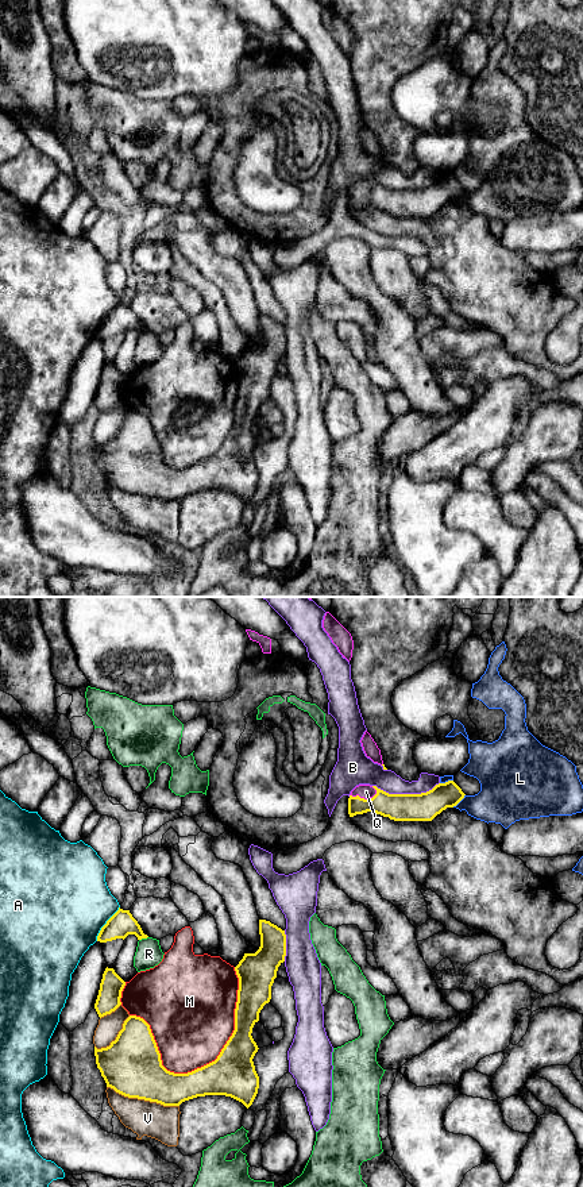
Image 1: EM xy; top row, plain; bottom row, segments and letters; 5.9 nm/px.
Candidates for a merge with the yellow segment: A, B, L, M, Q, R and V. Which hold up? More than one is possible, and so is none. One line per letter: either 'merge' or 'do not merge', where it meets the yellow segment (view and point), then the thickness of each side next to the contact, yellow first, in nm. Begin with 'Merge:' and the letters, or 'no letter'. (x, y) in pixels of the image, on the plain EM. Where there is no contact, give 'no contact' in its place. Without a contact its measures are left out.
Merge: Q
A: do not merge; meets yellow in xy at (105, 319); 150 nm thick on the yellow side, 480 nm on the other
B: do not merge; meets yellow in xy at (405, 189); 170 nm thick on the yellow side, 140 nm on the other
L: do not merge; meets yellow in xy at (459, 196); 170 nm thick on the yellow side, 280 nm on the other
M: do not merge; meets yellow in xy at (230, 432); 280 nm thick on the yellow side, 500 nm on the other
Q: merge; meets yellow in xy at (363, 193); 160 nm thick on the yellow side, 90 nm on the other
R: do not merge; meets yellow in xy at (143, 332); 150 nm thick on the yellow side, 160 nm on the other
V: do not merge; meets yellow in xy at (143, 493); 360 nm thick on the yellow side, 200 nm on the other

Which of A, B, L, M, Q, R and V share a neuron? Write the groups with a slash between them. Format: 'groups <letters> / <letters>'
groups A / B / L / M / Q / R / V

